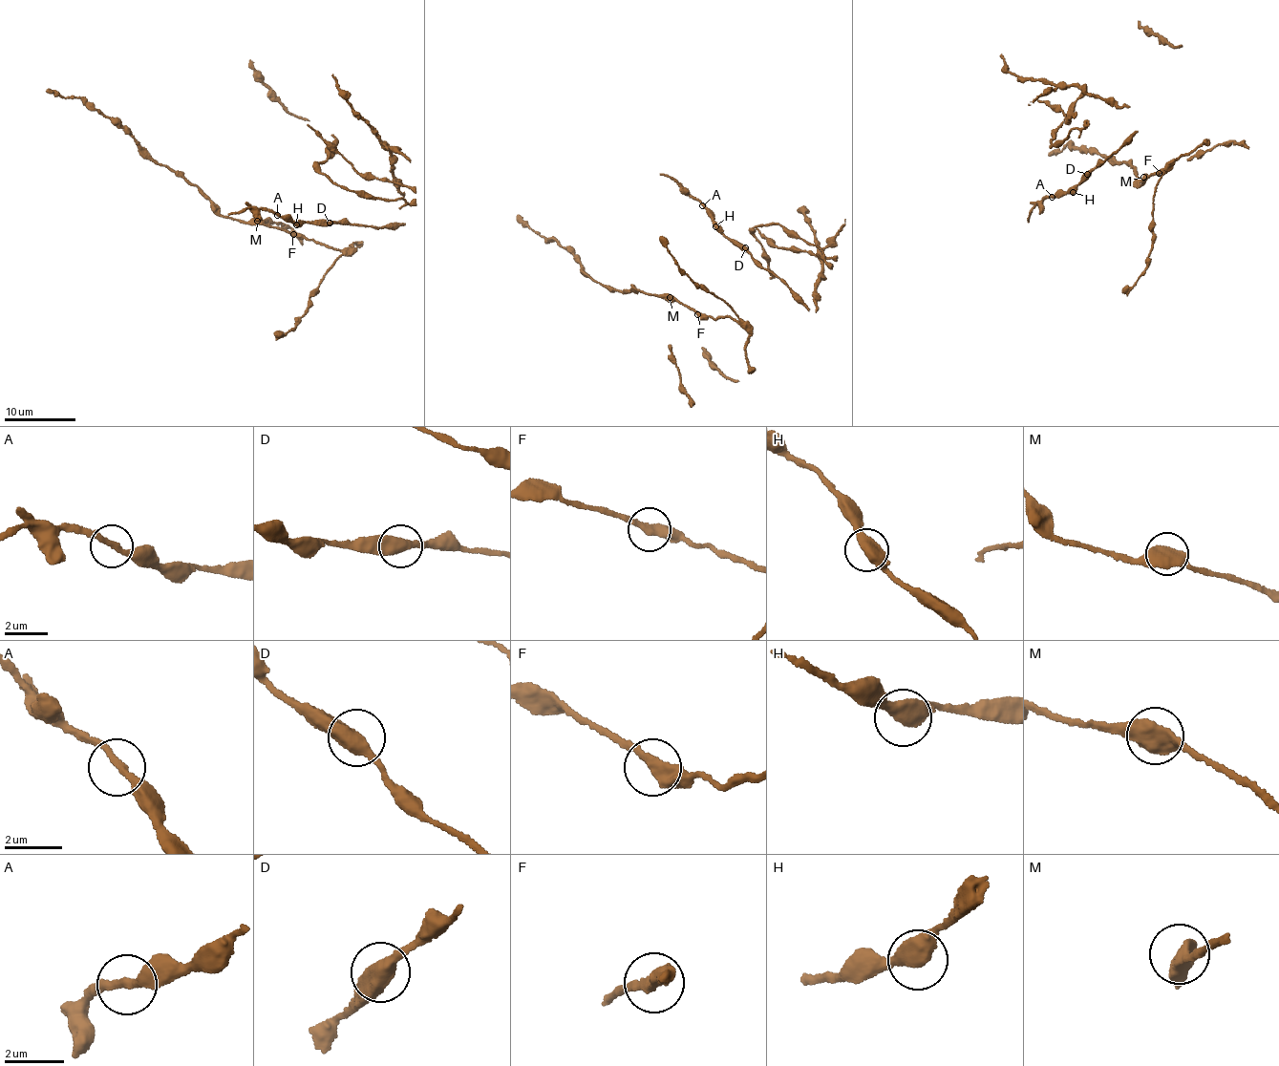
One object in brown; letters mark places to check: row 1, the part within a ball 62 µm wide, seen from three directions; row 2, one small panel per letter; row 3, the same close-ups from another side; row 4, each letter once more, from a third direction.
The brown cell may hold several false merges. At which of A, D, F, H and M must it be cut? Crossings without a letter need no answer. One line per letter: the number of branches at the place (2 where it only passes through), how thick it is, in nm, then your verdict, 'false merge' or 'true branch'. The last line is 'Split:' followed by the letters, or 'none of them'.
A: 2 branches meet; 240 nm thick; true branch
D: 2 branches meet; 500 nm thick; true branch
F: 2 branches meet; 440 nm thick; true branch
H: 3 branches meet; 420 nm thick; true branch
M: 2 branches meet; 600 nm thick; true branch
Split: none of them

